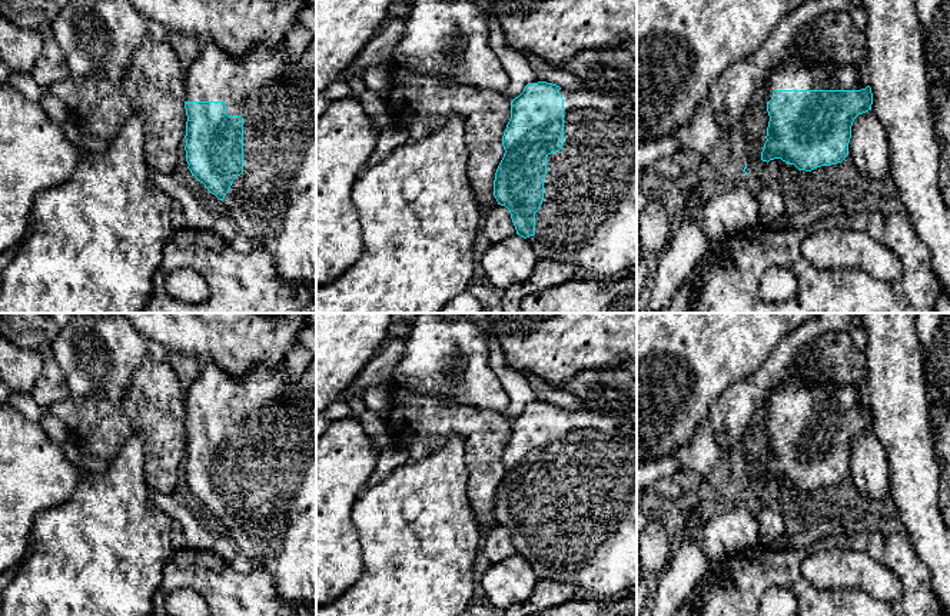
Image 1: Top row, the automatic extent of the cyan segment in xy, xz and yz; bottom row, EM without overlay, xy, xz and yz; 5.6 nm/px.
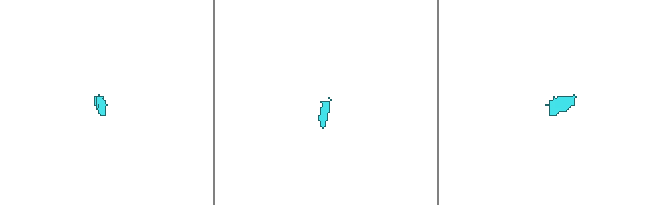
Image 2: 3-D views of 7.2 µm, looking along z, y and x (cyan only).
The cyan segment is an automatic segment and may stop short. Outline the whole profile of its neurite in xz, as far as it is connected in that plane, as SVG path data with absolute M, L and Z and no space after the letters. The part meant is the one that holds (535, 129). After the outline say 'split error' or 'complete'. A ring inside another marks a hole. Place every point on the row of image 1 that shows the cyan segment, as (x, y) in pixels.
M535 79L511 101L511 119L502 146L505 153L495 173L494 196L498 204L509 210L516 234L531 244L538 259L575 264L607 277L637 267L637 106L632 101L595 93L587 84L579 89L561 89Z | split error

